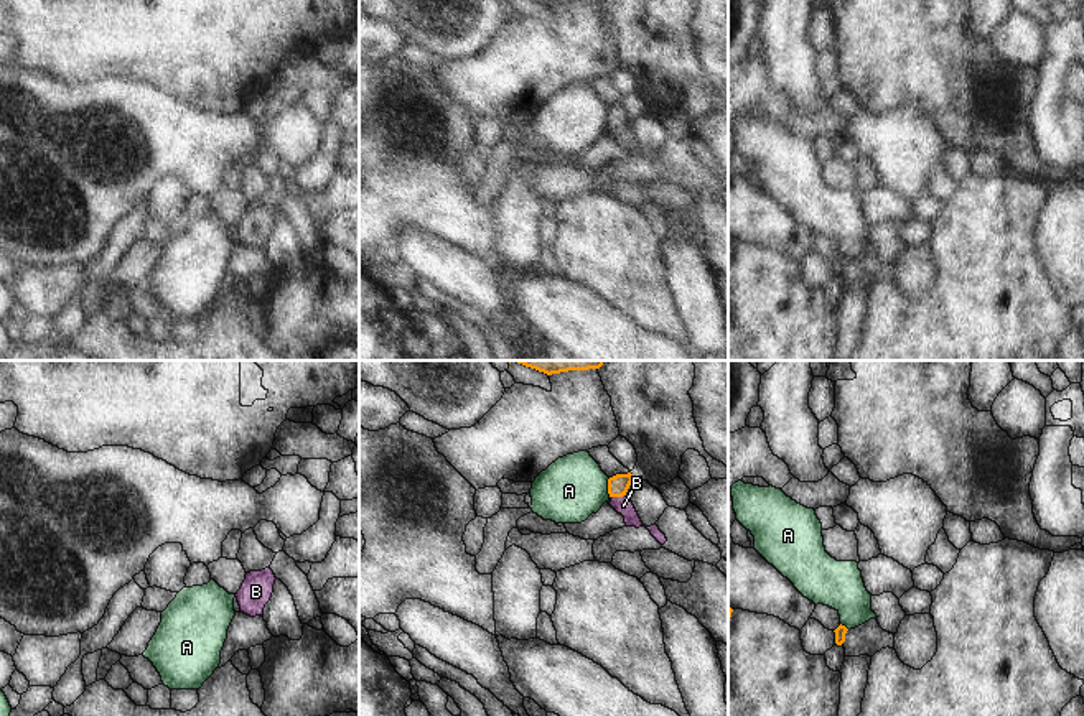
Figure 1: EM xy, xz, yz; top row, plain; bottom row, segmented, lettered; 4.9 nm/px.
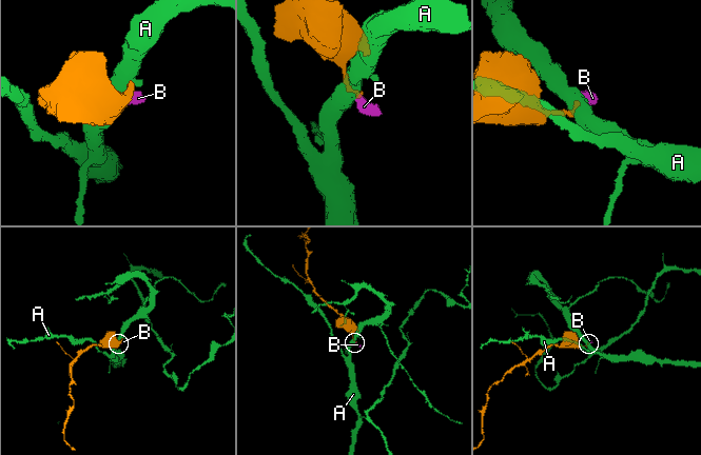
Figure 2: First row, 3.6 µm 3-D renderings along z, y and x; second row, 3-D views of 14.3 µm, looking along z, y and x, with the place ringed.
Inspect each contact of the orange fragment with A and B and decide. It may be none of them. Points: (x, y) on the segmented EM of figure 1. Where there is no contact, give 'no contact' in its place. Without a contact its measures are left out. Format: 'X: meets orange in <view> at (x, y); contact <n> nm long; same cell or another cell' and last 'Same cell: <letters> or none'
A: meets orange in xz at (608, 488); contact 100 nm long; another cell
B: meets orange in xz at (618, 496); contact 70 nm long; same cell
Same cell: B

